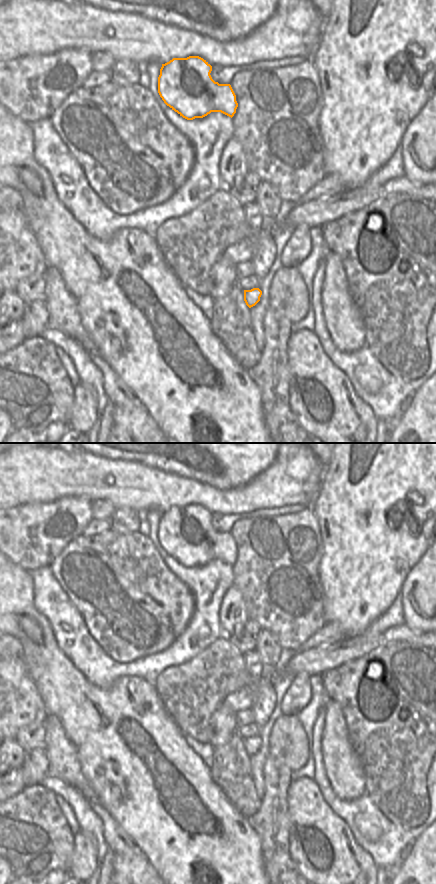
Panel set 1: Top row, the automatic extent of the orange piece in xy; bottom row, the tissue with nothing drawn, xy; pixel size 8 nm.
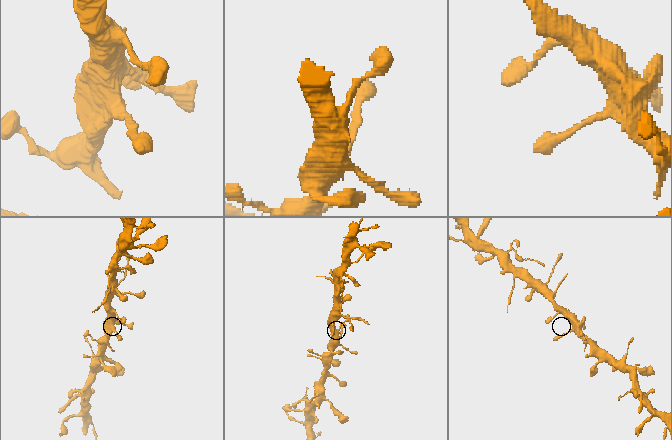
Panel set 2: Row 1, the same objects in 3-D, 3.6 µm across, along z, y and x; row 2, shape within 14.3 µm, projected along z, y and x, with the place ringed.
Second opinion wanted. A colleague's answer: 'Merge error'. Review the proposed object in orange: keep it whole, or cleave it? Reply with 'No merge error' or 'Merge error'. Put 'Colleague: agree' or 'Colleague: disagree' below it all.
No merge error.
Colleague: disagree

